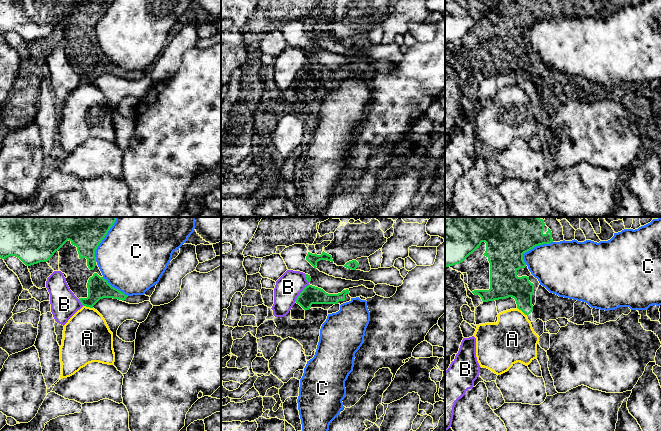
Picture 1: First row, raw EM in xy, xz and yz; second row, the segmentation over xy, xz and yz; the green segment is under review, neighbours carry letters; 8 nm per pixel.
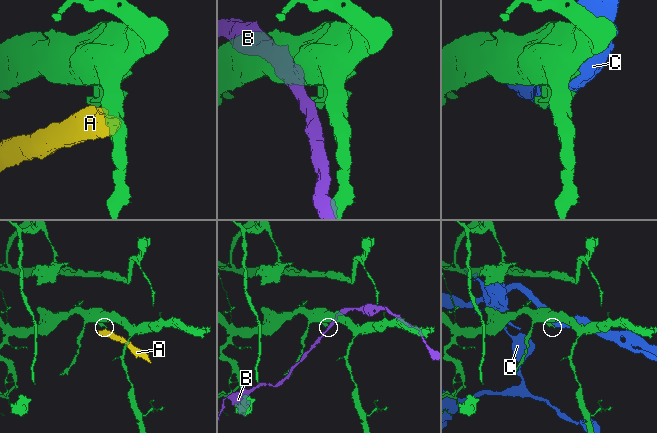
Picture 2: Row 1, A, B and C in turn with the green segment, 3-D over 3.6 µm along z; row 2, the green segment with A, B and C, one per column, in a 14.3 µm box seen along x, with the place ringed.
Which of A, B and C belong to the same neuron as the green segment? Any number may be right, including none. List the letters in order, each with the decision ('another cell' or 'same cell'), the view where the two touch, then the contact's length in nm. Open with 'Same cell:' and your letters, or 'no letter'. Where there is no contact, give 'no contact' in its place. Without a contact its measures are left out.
Same cell: no letter
A: another cell | yz | 110 nm
B: another cell | xz | 190 nm
C: another cell | yz | 300 nm

